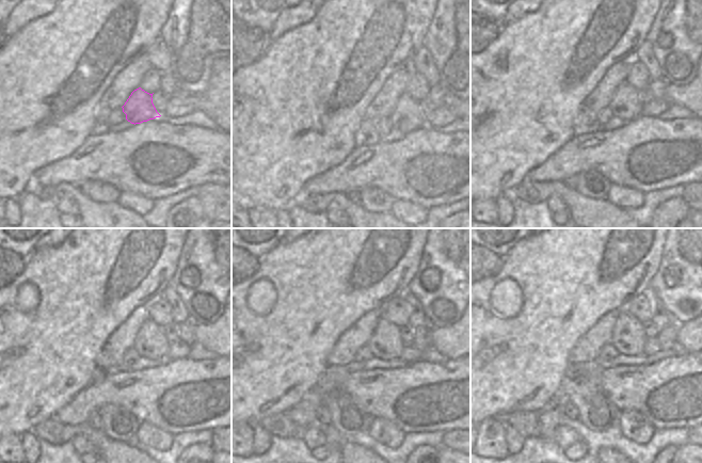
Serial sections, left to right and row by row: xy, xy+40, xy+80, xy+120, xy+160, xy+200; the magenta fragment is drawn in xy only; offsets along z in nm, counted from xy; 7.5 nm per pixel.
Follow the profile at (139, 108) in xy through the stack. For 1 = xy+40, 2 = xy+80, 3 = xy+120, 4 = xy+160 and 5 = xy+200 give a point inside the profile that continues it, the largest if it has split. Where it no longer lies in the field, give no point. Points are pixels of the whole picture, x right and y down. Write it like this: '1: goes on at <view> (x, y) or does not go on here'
1: goes on at xy+40 (384, 105)
2: goes on at xy+80 (626, 104)
3: goes on at xy+120 (149, 342)
4: goes on at xy+160 (387, 342)
5: goes on at xy+200 (628, 338)

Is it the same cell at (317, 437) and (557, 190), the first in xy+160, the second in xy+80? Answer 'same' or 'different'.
different

